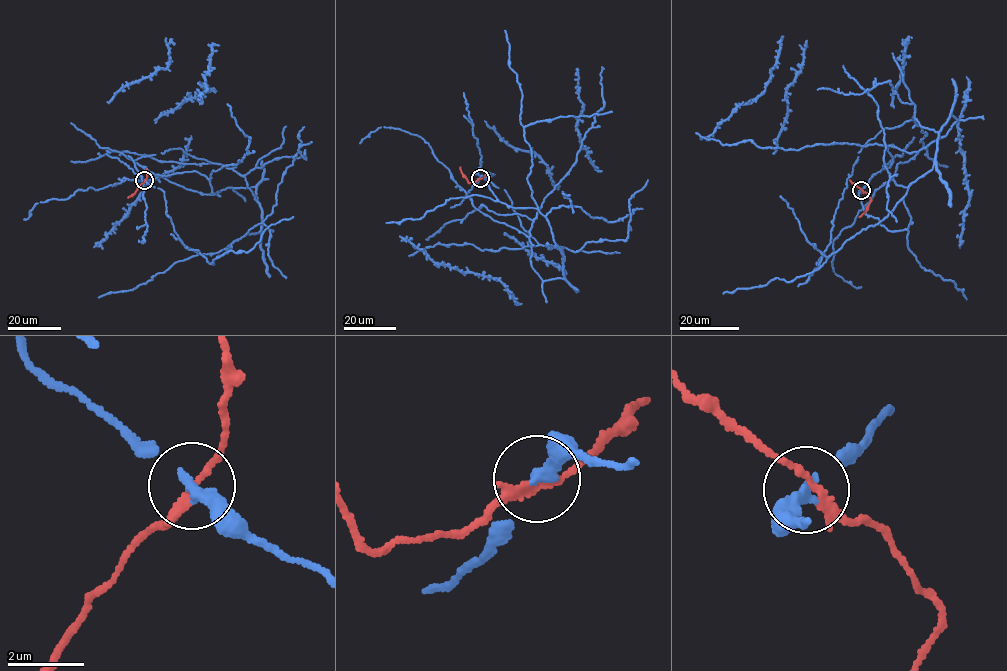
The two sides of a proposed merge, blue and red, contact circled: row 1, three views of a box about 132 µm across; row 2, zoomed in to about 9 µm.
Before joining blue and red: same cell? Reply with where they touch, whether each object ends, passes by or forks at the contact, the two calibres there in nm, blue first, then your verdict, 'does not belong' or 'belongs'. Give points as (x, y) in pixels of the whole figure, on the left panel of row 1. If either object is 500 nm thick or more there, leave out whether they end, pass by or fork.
(144, 180) | blue ends | red passes by | 320/190 nm | does not belong

